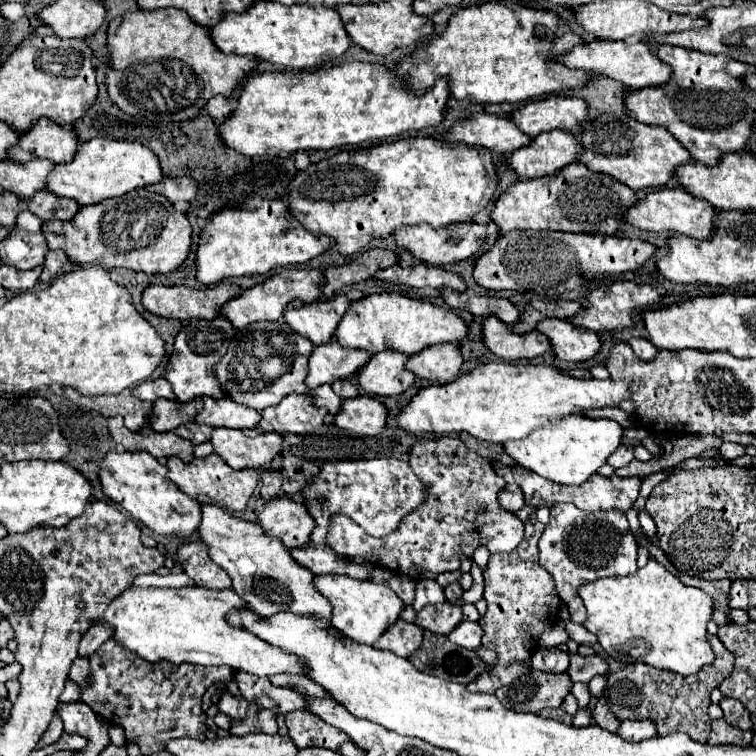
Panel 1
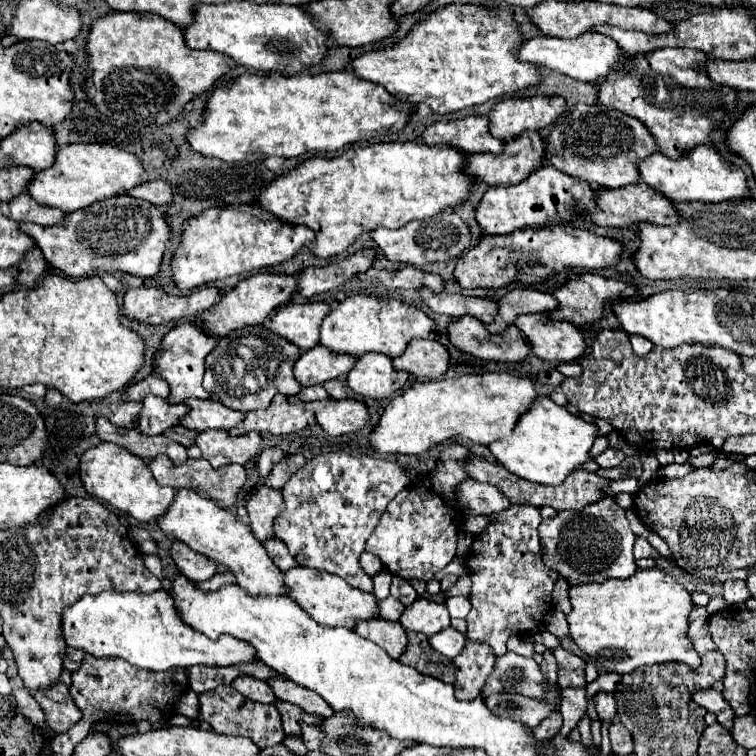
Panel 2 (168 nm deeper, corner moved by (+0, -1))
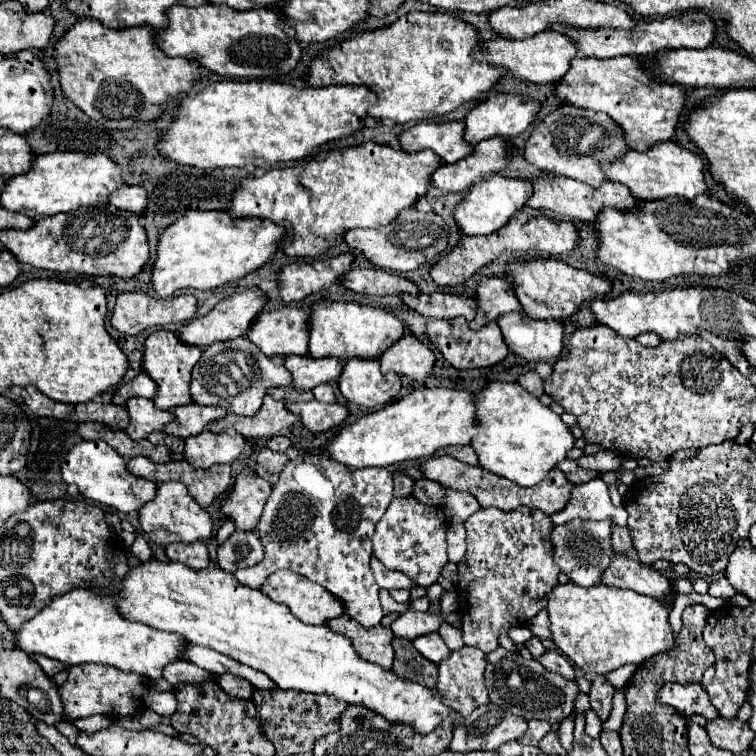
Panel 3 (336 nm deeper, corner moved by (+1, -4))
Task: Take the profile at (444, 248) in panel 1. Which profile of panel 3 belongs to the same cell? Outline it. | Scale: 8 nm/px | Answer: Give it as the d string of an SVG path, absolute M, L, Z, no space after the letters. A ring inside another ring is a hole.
M404 209L398 217L374 229L350 229L344 235L348 247L358 249L374 267L386 271L414 271L424 263L436 261L440 253L448 249L448 225L440 215L420 213L416 209Z

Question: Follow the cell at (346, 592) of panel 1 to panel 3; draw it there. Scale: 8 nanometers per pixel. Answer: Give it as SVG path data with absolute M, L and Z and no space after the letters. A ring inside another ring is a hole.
M290 569L274 571L258 589L272 601L286 605L290 609L290 613L294 617L298 617L300 621L304 621L306 625L324 625L328 619L342 615L342 605L338 605L336 597L330 597L330 593L326 593L326 589L322 589L320 585L314 585L314 581L308 581L306 577L302 577Z

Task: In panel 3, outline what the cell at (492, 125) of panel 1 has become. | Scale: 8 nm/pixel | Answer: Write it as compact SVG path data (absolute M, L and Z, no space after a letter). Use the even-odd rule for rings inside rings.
M460 121L418 123L402 131L398 135L398 141L400 149L406 153L418 153L424 149L434 151L442 163L454 163L466 157L470 149L474 149L464 141L464 125Z

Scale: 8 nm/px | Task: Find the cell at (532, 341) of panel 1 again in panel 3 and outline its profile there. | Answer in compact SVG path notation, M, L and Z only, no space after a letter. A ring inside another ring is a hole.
M456 317L450 321L428 321L426 323L426 335L430 343L442 353L442 357L454 367L454 369L478 369L478 367L490 367L500 363L508 355L508 347L502 339L502 331L496 323L484 325L478 331L472 331L464 317Z

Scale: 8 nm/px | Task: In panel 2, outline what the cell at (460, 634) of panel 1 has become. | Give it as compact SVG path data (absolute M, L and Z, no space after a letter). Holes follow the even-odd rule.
M449 626L447 630L443 630L443 632L435 634L435 636L431 636L429 642L431 642L431 646L433 646L437 652L441 652L443 656L455 658L455 656L463 650L463 646L467 644L467 636L465 636L463 632L459 632L459 630L455 630L455 628Z

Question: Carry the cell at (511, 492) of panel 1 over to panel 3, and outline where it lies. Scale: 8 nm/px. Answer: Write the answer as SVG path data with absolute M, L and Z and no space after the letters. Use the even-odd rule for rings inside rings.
M446 489L442 511L450 523L464 523L478 509L480 509L480 505L474 501L474 497L470 497L470 493Z

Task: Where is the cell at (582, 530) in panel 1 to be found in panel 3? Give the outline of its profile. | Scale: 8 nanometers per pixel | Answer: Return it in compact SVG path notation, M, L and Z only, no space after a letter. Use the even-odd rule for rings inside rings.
M606 519L606 521L570 521L570 525L558 525L552 531L554 561L576 585L590 587L590 585L598 583L602 571L610 565L610 555L612 555L610 533L612 533L612 527L614 527L614 519Z

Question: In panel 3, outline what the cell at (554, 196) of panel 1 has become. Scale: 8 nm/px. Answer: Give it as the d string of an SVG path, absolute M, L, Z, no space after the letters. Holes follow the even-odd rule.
M492 175L492 177L486 177L484 181L474 183L470 193L454 207L452 215L464 235L490 235L490 233L498 231L502 225L506 225L506 221L514 213L522 211L530 193L532 193L532 181Z

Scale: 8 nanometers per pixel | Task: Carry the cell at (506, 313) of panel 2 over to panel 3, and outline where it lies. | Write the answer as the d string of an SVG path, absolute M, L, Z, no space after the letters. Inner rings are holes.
M484 275L476 287L476 301L478 301L478 313L470 321L472 329L480 329L482 325L496 321L498 315L502 313L522 311L512 285L504 277Z

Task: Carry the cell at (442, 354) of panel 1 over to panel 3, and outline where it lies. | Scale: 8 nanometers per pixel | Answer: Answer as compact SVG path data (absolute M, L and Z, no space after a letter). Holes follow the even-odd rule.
M404 333L392 347L388 347L380 361L382 373L394 371L398 375L406 375L410 379L422 381L434 367L434 353L420 343L412 333Z

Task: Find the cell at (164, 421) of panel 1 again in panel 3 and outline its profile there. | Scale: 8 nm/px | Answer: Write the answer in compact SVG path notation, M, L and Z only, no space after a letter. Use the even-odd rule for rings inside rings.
M132 397L124 403L130 415L130 425L126 427L126 433L130 439L144 439L152 431L160 431L166 423L170 423L174 417L170 411L160 411L152 399L144 397Z

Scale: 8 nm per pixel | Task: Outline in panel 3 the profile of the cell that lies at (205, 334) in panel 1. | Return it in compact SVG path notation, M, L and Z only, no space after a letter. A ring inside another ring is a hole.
M154 331L148 335L144 343L144 359L142 369L152 377L152 381L158 385L158 391L154 395L154 405L158 409L172 409L178 405L188 405L192 401L190 397L190 371L200 359L202 351L192 345L184 345L172 331Z

